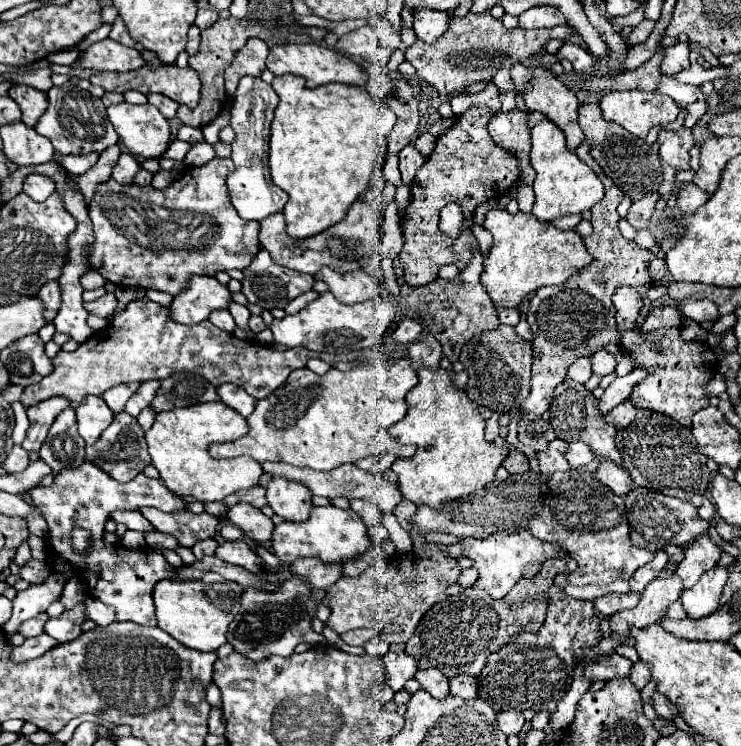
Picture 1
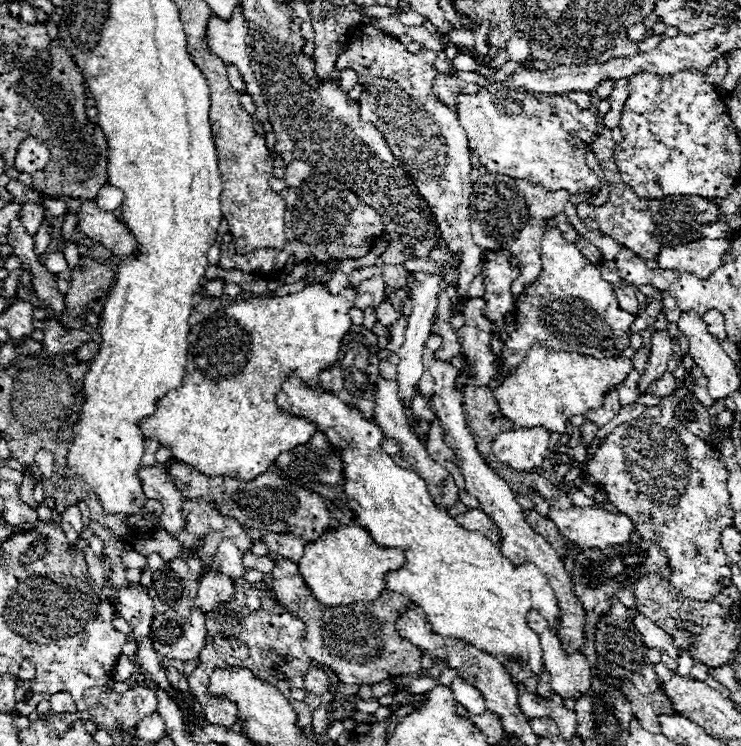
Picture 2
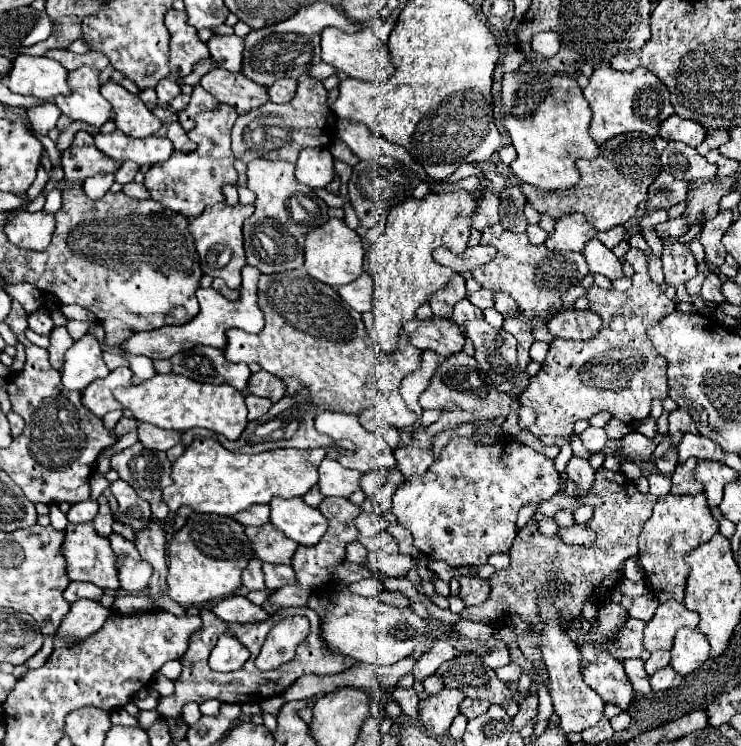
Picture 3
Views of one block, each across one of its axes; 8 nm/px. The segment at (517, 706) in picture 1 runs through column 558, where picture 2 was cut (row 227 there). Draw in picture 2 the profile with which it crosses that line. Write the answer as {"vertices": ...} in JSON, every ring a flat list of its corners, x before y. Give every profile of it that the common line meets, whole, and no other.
{"vertices":[[602,128,596,134,596,140,590,146,598,164,600,164,600,168,602,168,602,172,604,172,604,178,608,180,608,184,612,188,610,188,610,200,604,206,600,206,600,208,586,206,586,204,578,206,578,216,582,218,582,222,590,230,598,230,598,232,604,232,604,234,612,236,618,244,632,250,642,260,654,260,656,254,660,252,662,244,686,244,686,242,702,238,698,228,704,222,712,222,720,216,718,204,708,202,708,200,700,200,698,196,670,196,670,198,654,200,654,202,642,200,620,178,620,170,618,170,618,166,614,164,614,158,612,158,614,146,616,146,616,142,612,140,610,128]]}

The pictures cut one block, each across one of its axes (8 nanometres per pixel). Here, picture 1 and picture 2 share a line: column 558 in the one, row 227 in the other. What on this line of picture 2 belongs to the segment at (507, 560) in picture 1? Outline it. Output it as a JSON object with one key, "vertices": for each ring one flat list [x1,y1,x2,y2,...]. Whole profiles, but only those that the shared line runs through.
{"vertices":[[546,226,546,230,544,230,540,280,536,284,532,284,532,288,528,288,528,292,524,296,520,296,520,300,514,306,516,306,516,310,514,310,516,330,510,332,510,340,502,348,502,360,508,368,516,368,524,360,524,356,528,354,528,350,532,348,532,344,536,340,544,342,556,350,582,352,582,354,588,354,594,358,616,358,622,354,624,348,630,346,630,336,632,336,630,324,634,322,636,316,620,310,612,284,608,284,602,278,598,266,590,264,584,258,584,254,578,250,578,246,568,242,556,226]]}

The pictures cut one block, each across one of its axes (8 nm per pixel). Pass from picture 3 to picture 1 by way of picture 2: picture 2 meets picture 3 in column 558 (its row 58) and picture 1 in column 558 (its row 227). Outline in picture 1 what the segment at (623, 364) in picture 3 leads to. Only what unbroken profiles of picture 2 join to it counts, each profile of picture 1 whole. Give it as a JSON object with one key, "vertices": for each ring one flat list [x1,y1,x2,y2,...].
{"vertices":[[552,440,548,444,546,450,540,452,540,474,544,476,552,476,556,470,570,470,570,464,566,462,566,450,568,450,568,442,564,440]]}

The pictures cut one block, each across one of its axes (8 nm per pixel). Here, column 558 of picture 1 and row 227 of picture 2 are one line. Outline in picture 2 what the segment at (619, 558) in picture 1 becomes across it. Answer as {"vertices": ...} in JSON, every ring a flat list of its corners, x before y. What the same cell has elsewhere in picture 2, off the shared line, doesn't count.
{"vertices":[[486,174,472,184,470,212,472,212,472,236,484,250,508,250,510,264,520,270,520,276,512,282,512,296,518,298,528,284,534,284,542,272,540,242,546,222,564,212,570,194,564,190,546,192,540,184,516,180,504,174]]}

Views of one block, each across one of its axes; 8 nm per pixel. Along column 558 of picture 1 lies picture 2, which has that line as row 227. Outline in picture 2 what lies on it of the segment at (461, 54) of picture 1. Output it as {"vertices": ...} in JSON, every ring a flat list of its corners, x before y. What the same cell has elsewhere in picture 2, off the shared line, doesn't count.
{"vertices":[[26,202,22,204,22,212,20,212,20,222,24,224,24,228,34,236,42,224,42,220,46,218,46,210,42,204,38,202]]}

